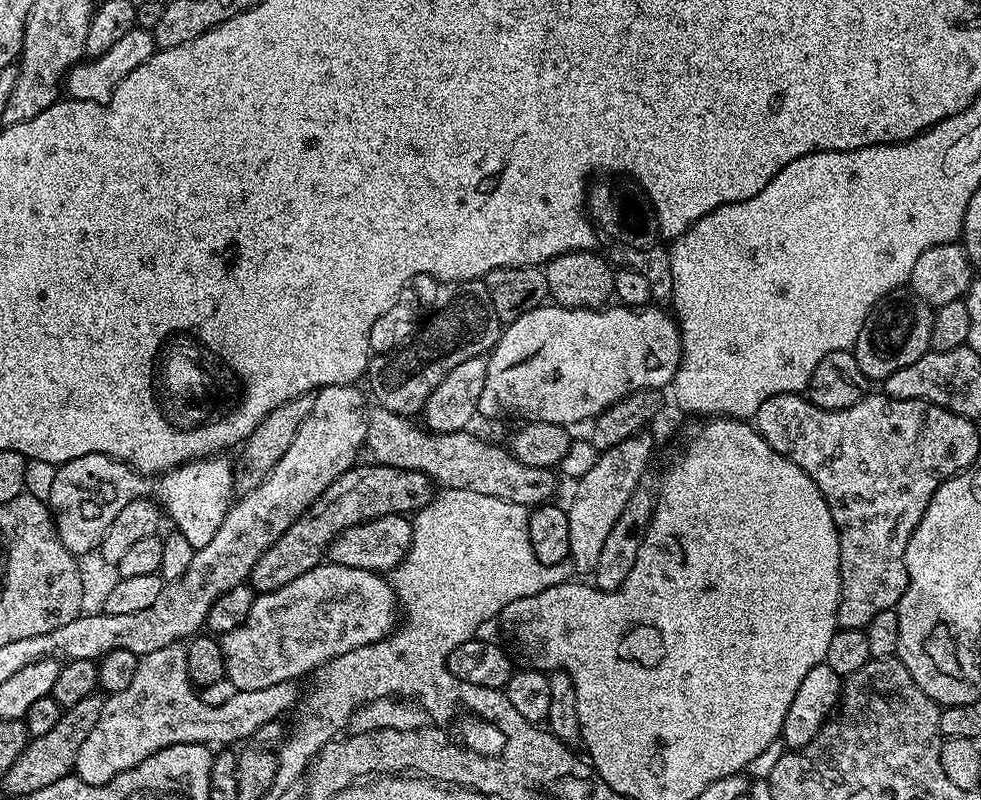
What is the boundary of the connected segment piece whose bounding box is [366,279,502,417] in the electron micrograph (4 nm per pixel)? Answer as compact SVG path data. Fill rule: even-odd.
M483 279L467 281L466 286L461 288L464 289L441 312L423 321L416 335L399 351L369 363L366 373L367 391L370 396L372 391L379 407L406 417L411 417L412 412L419 413L428 401L428 393L435 390L438 382L442 382L442 378L446 378L446 374L450 374L458 362L484 356L496 345L500 339L502 321L494 314L494 306Z

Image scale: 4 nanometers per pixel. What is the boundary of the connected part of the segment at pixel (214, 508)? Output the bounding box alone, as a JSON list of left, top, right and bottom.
[155,455,234,548]

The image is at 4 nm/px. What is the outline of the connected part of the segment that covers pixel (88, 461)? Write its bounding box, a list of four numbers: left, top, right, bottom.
[47,454,147,554]

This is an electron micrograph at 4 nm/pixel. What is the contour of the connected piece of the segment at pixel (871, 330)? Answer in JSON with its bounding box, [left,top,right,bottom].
[854,294,933,382]

